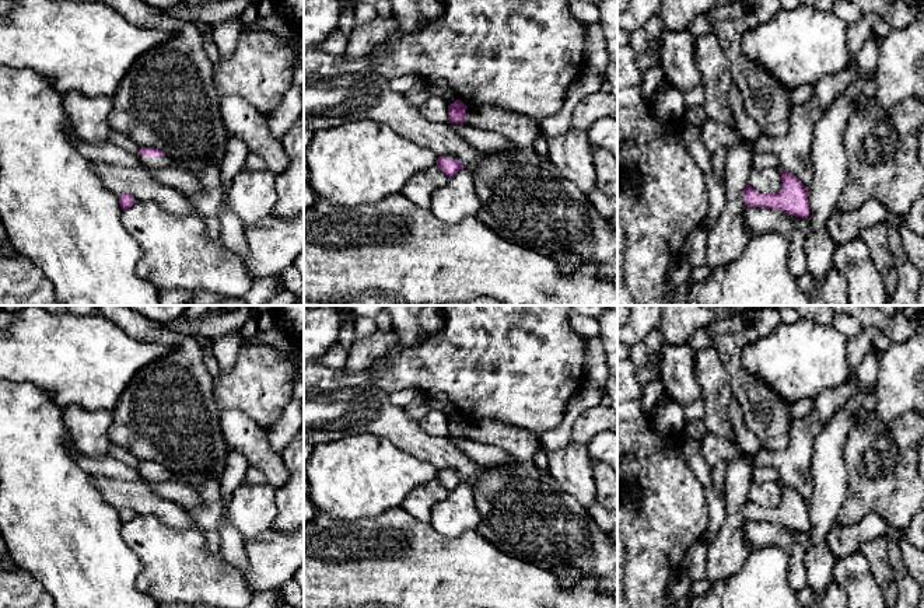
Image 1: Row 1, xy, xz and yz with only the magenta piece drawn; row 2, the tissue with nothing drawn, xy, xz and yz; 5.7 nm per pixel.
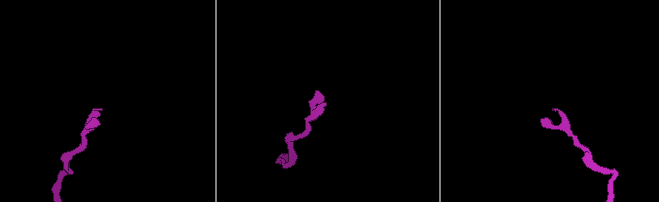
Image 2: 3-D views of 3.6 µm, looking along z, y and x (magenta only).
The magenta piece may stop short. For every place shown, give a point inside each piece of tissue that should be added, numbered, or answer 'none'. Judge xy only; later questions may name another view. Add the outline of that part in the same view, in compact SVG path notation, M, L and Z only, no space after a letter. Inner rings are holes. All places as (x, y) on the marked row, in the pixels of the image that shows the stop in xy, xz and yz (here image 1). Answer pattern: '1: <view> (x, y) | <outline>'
1: xy (149, 161) | M139 156L141 167L164 170L171 165L176 165L169 156Z

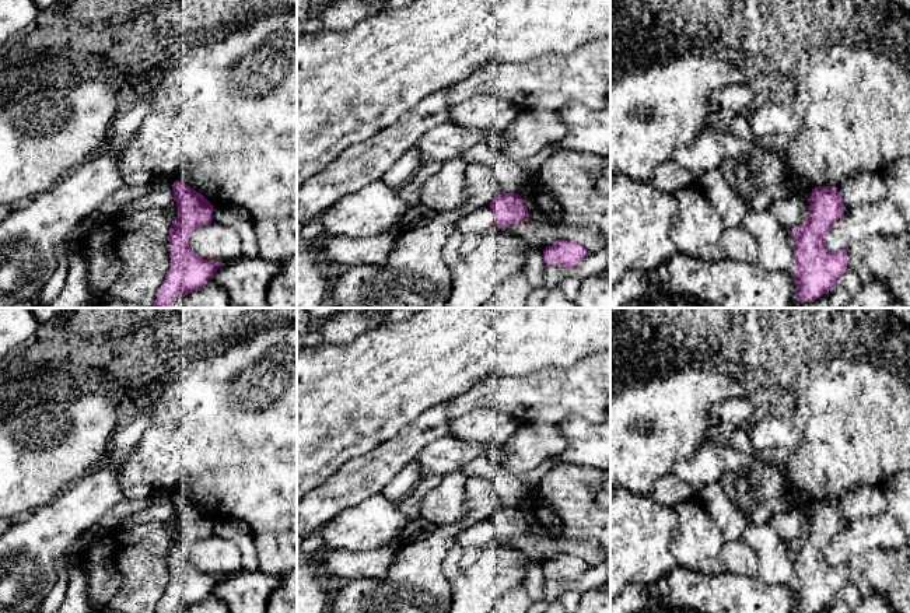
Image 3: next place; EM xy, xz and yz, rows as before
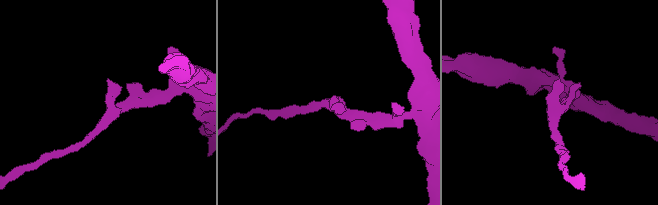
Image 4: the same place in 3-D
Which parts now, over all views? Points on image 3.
none

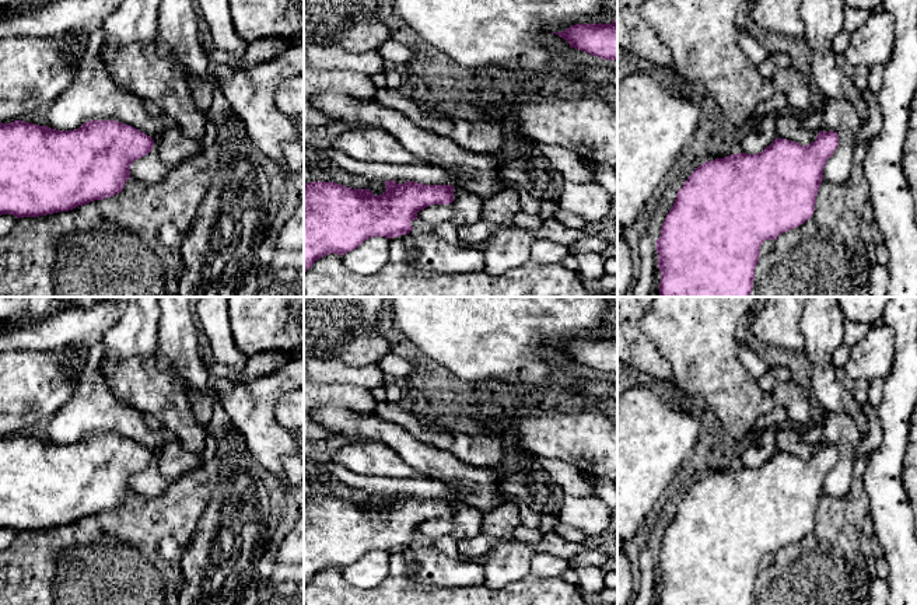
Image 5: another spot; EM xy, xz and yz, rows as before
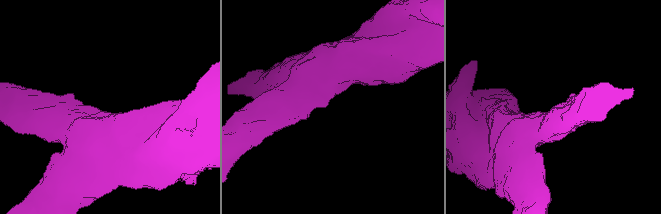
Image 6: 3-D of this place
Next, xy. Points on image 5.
none

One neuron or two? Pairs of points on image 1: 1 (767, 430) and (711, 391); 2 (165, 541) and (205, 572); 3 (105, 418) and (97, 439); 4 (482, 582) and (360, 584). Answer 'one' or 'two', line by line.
1: two
2: one
3: one
4: one

